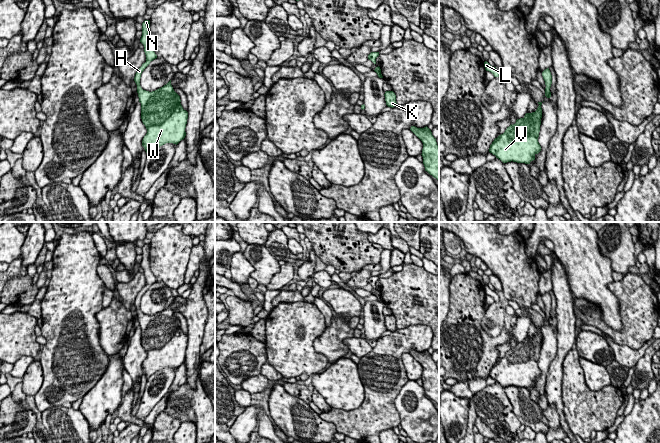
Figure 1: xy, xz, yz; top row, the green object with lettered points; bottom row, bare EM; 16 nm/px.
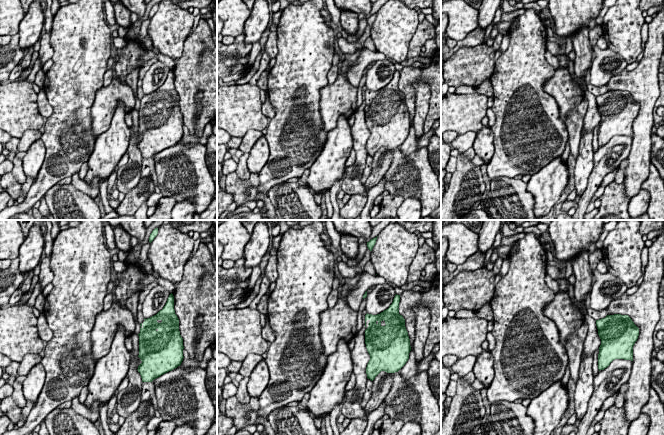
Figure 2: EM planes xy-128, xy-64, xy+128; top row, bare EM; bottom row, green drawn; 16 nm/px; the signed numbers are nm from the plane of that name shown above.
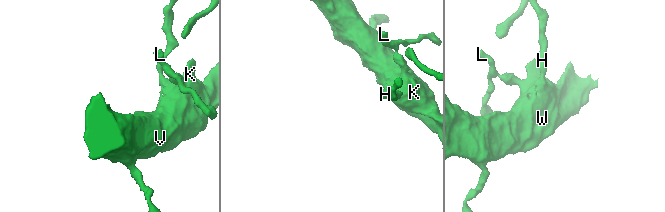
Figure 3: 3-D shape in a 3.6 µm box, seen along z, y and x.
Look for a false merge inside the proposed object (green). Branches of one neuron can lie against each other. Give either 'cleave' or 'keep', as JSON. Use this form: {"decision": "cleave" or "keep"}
{"decision": "keep"}

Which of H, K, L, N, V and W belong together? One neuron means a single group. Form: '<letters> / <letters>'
H K L N V W

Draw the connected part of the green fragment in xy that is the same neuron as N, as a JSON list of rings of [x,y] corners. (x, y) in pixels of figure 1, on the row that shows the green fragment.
[[[150,21],[142,23],[140,42],[144,46],[146,62],[137,70],[134,81],[137,85],[139,102],[141,103],[141,119],[147,129],[142,140],[147,155],[157,147],[166,143],[178,144],[186,136],[185,128],[188,112],[181,105],[180,96],[174,91],[171,80],[163,87],[149,92],[140,86],[140,78],[144,69],[157,58],[149,42]]]

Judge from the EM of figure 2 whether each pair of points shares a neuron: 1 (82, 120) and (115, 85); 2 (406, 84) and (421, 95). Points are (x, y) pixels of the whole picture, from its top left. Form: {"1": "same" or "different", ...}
{"1": "different", "2": "different"}

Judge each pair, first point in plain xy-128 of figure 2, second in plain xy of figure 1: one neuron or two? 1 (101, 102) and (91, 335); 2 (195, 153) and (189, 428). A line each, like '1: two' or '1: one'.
1: two
2: two

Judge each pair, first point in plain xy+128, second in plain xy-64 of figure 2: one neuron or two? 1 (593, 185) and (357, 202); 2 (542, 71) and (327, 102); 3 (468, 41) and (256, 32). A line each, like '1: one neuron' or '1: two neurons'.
1: two neurons
2: two neurons
3: two neurons

